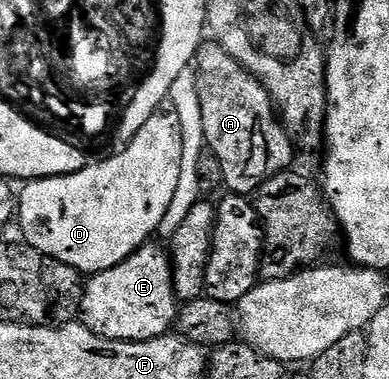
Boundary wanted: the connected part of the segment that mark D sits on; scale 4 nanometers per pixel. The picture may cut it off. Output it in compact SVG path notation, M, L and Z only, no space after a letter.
M173 110L154 112L148 118L148 122L144 122L144 126L140 126L138 133L130 139L129 144L121 152L115 152L108 159L102 160L98 164L90 164L87 168L82 168L79 172L73 172L67 176L46 176L42 180L32 180L23 183L16 196L16 224L17 227L22 227L21 239L25 243L32 245L36 250L40 250L44 254L48 254L52 258L72 266L77 272L93 274L103 272L104 270L112 270L112 266L124 262L137 248L143 247L149 241L146 240L149 236L153 237L157 233L160 222L164 218L164 214L167 212L172 200L172 194L175 193L176 182L180 180L181 165L182 135L178 125L178 115Z

